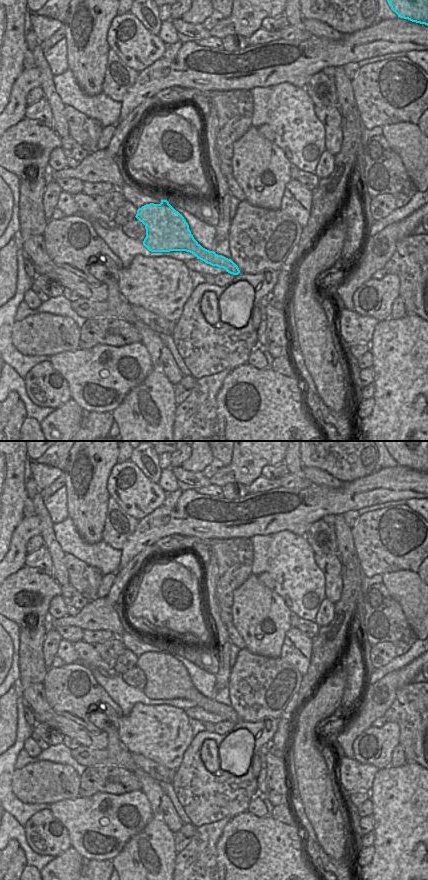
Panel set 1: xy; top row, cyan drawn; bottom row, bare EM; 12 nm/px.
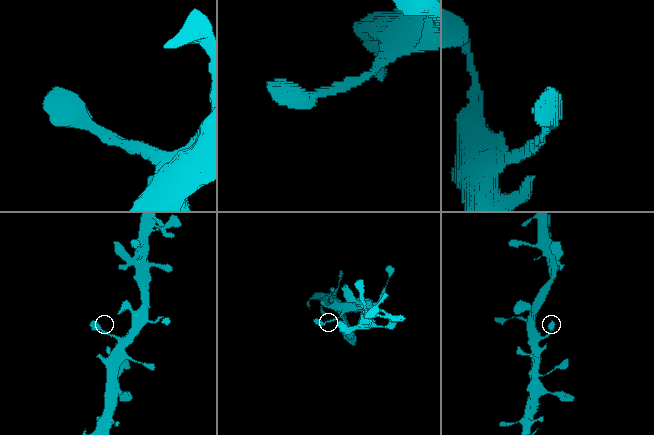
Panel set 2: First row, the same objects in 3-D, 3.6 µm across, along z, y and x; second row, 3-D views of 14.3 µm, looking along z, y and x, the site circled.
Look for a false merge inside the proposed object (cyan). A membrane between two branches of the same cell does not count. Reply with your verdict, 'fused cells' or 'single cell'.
single cell

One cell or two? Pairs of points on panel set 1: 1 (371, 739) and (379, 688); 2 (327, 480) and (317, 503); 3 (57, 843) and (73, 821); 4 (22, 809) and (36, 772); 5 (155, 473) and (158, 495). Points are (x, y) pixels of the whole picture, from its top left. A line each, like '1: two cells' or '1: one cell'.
1: two cells
2: two cells
3: two cells
4: two cells
5: two cells

